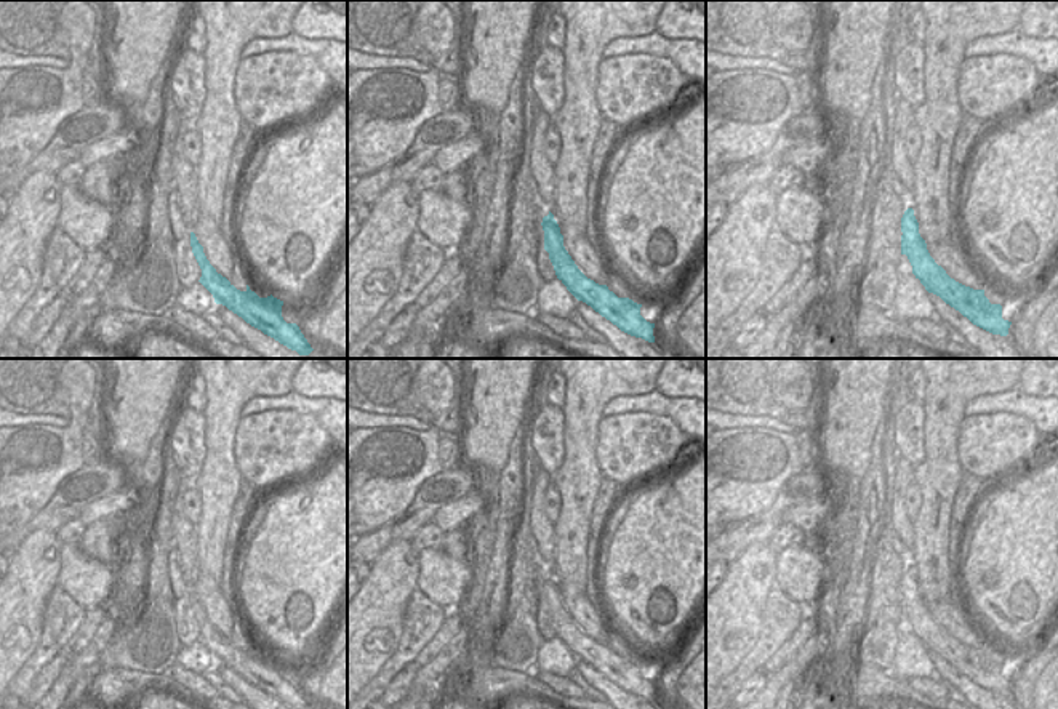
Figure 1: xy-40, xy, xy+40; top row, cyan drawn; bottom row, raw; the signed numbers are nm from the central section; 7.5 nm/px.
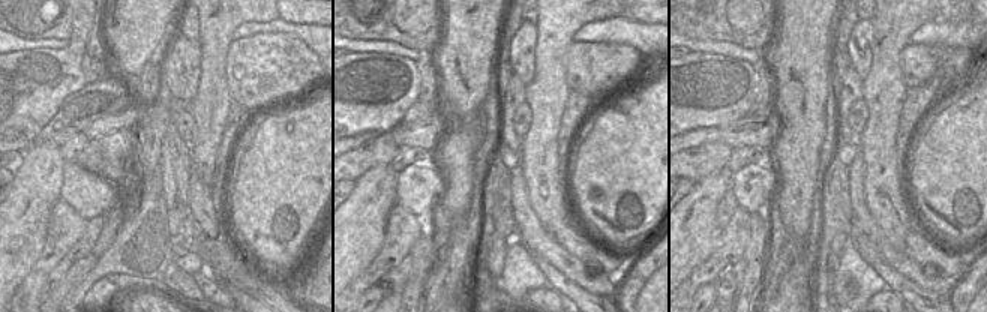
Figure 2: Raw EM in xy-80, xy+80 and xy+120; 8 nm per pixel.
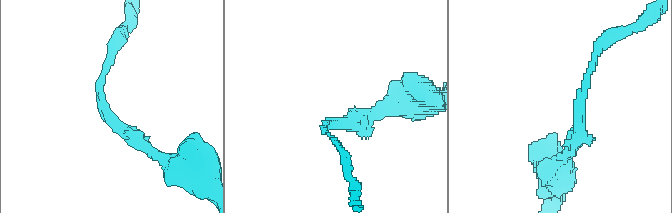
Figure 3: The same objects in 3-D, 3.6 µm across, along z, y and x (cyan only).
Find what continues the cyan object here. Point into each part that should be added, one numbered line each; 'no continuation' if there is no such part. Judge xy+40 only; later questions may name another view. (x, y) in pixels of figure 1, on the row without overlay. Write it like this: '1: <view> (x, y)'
no continuation

